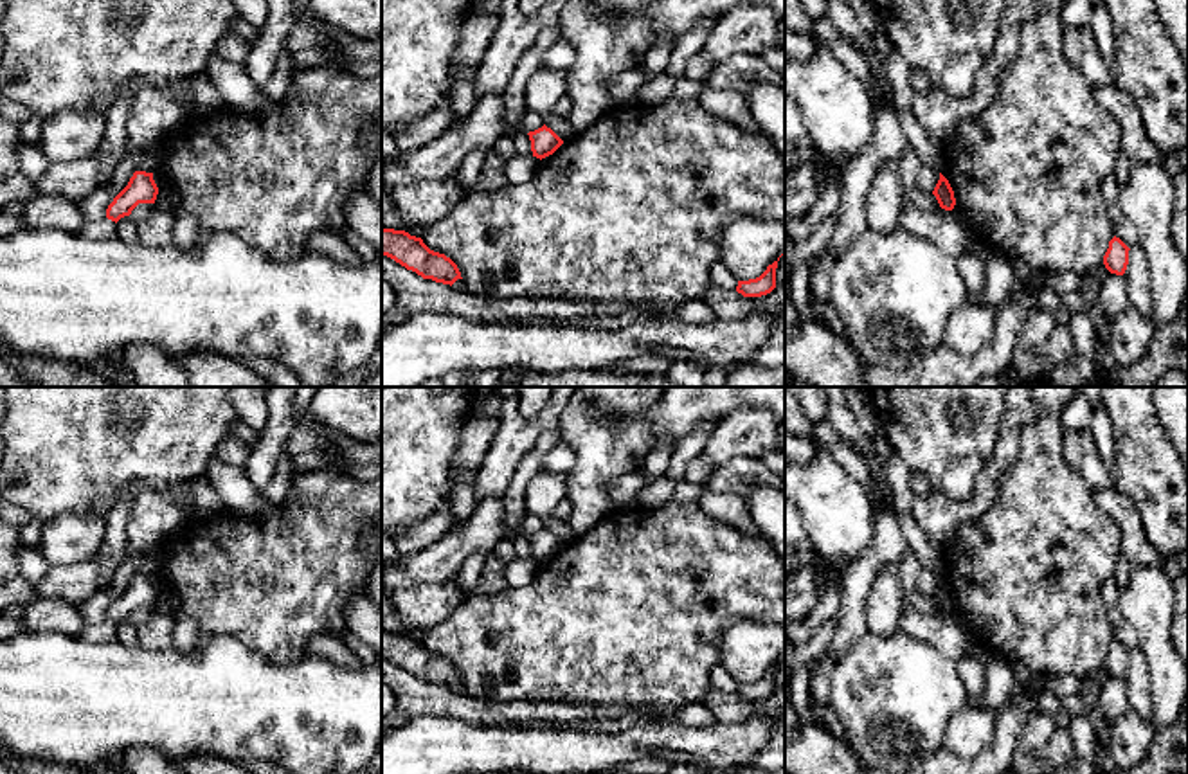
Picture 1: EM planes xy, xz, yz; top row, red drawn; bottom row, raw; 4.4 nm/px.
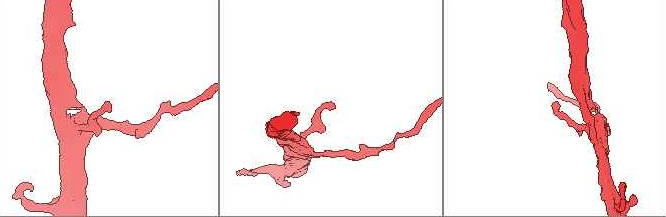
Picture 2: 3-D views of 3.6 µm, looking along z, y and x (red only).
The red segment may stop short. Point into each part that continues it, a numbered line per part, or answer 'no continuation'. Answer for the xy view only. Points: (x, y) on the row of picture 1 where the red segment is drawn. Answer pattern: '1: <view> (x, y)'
no continuation

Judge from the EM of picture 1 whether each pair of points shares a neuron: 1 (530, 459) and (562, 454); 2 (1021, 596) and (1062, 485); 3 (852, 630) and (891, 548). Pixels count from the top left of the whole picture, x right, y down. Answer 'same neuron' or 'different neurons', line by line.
1: different neurons
2: same neuron
3: same neuron

